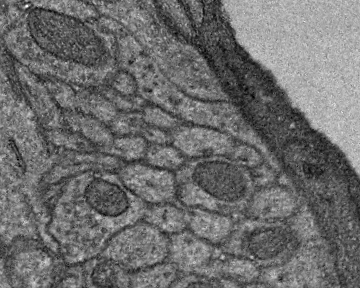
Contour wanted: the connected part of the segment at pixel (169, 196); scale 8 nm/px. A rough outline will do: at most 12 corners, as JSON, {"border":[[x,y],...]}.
{"border":[[137,161],[116,173],[148,206],[177,201],[172,171]]}

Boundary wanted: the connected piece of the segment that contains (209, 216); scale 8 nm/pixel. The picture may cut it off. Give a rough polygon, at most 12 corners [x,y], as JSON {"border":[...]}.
{"border":[[182,207],[191,232],[213,246],[231,234],[236,218]]}

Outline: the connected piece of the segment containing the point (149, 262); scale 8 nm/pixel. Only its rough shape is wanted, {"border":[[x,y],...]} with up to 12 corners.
{"border":[[142,220],[99,255],[133,272],[166,261],[167,234]]}

